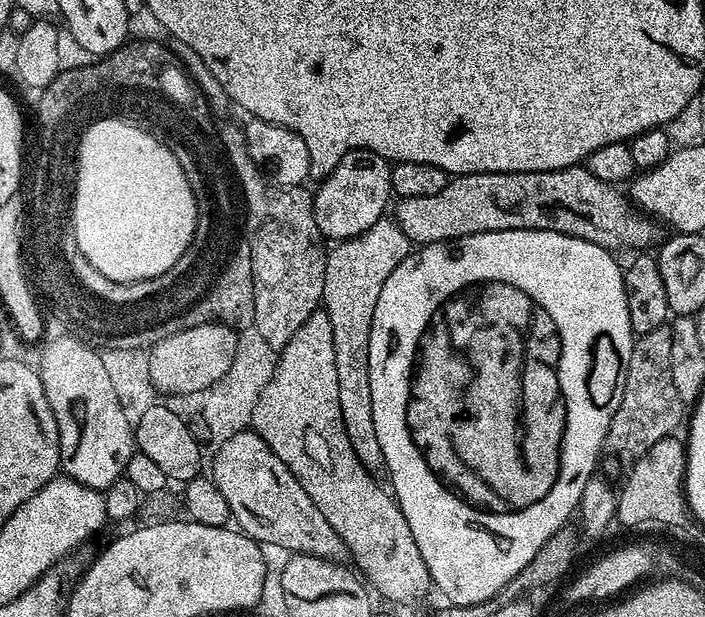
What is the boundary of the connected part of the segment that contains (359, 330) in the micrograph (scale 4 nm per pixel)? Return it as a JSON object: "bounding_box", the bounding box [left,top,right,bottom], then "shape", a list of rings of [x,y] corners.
{"bounding_box":[322,218,414,474],"shape":[[[381,218],[378,222],[374,222],[374,226],[370,226],[370,230],[366,230],[362,234],[358,234],[349,240],[341,240],[333,248],[336,249],[331,249],[328,252],[328,261],[326,262],[322,308],[323,311],[328,313],[330,327],[334,330],[334,366],[338,366],[338,406],[342,406],[342,422],[346,426],[346,438],[350,438],[350,446],[354,446],[354,454],[358,454],[358,460],[362,462],[362,466],[366,466],[368,472],[380,474],[385,471],[385,467],[382,445],[378,443],[378,434],[374,430],[374,406],[370,402],[370,330],[374,322],[374,306],[378,306],[378,298],[382,295],[382,286],[386,283],[386,278],[390,278],[390,274],[394,274],[398,262],[402,262],[408,256],[408,253],[413,251],[414,245],[411,240],[406,238],[402,226],[398,226],[395,219]]]}

